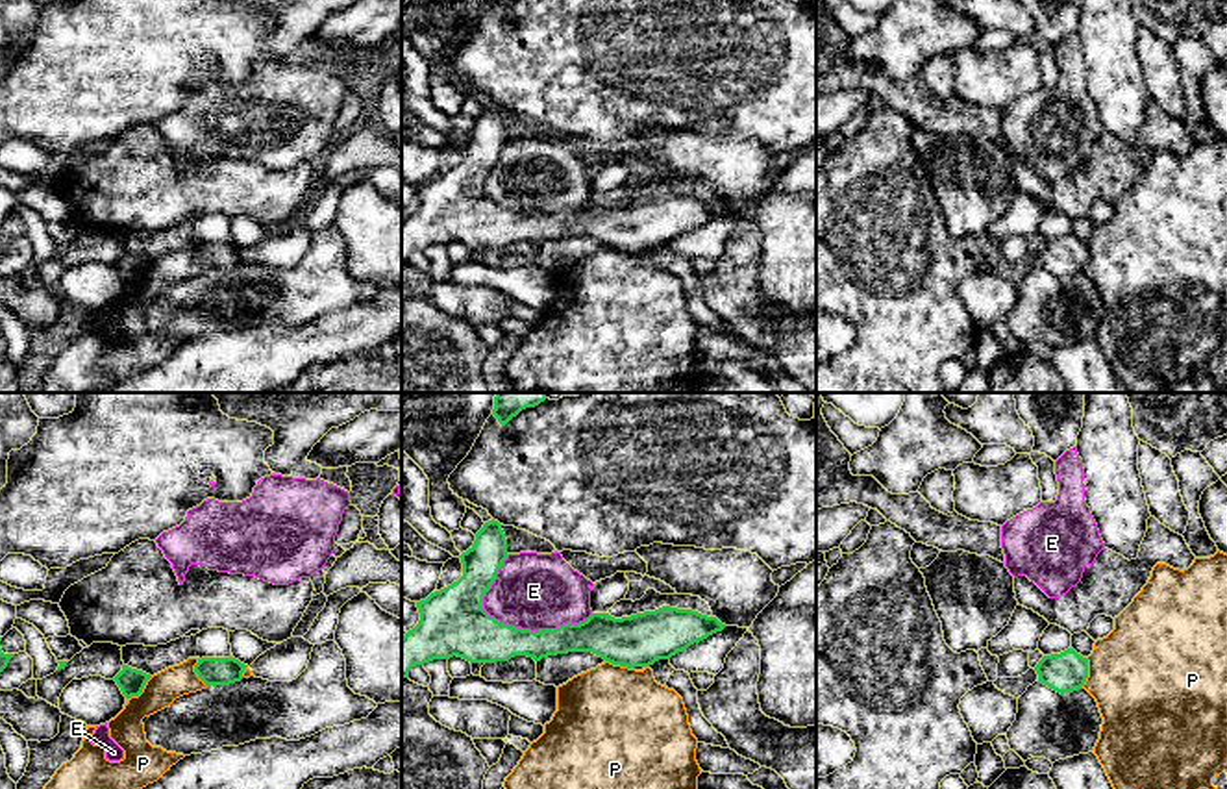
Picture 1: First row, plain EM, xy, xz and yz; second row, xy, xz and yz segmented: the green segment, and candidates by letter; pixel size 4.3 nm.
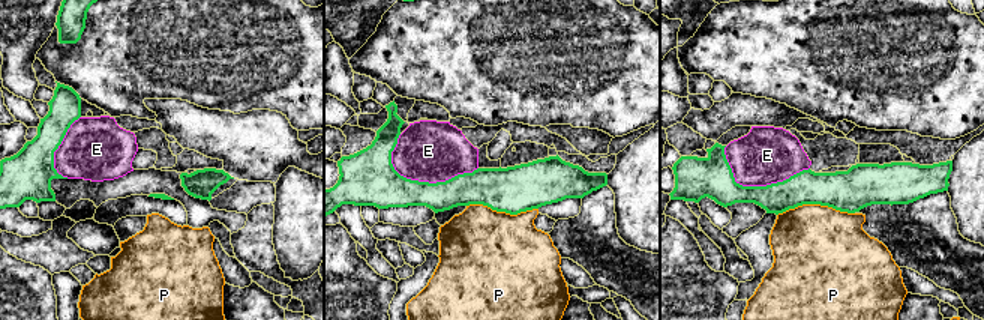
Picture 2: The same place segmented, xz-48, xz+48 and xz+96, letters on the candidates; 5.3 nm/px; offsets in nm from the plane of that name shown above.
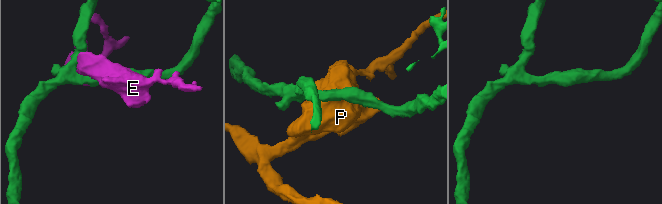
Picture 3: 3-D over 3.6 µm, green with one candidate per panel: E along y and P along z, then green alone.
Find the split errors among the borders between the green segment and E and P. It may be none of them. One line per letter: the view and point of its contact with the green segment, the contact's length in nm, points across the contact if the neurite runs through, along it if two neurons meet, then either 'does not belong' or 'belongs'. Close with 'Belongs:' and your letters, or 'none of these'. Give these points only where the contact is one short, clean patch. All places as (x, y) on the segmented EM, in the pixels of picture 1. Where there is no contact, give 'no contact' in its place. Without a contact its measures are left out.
E: xz (533, 632) | 500 nm | does not belong
P: yz (1087, 673) | 140 nm | along yz (1087, 658), (1087, 680), (1081, 688) | does not belong
Belongs: none of these

